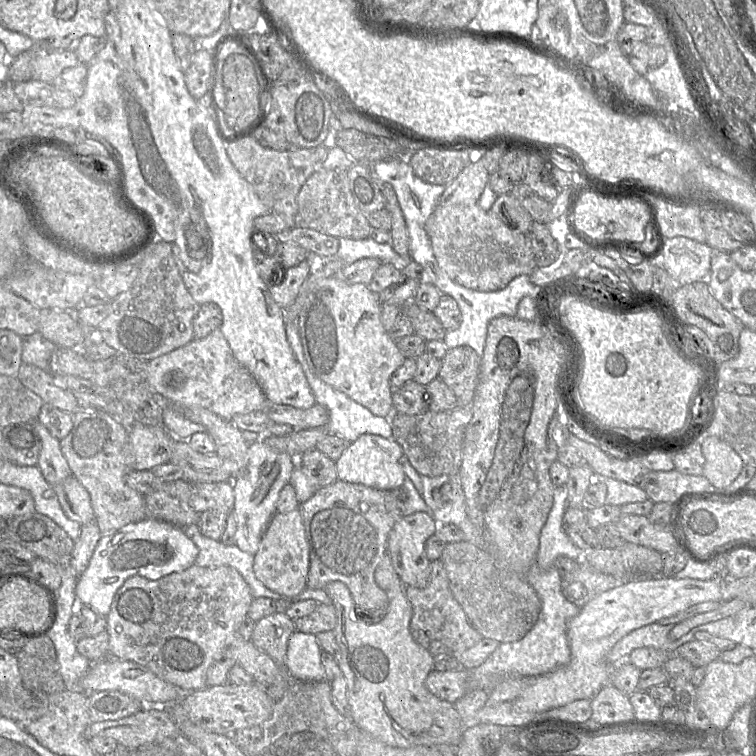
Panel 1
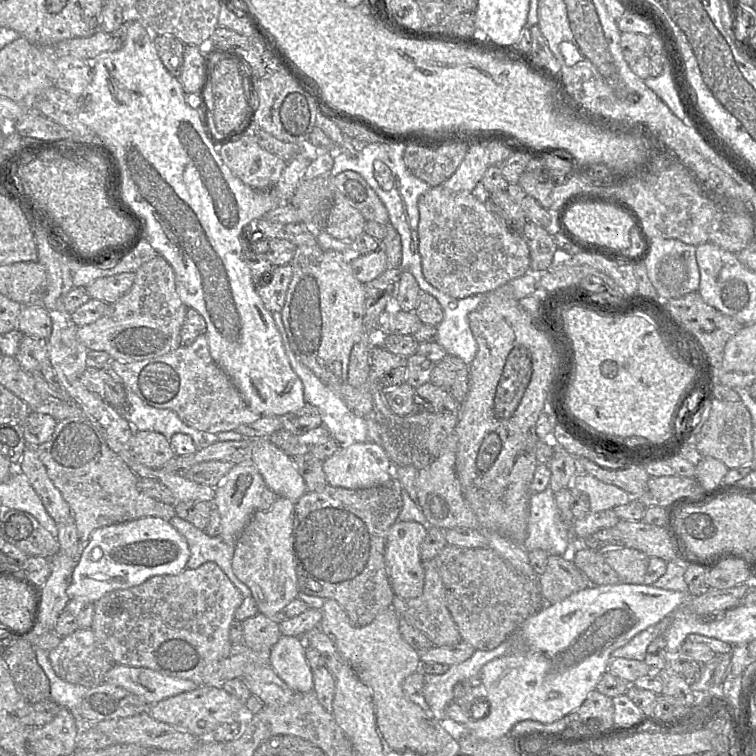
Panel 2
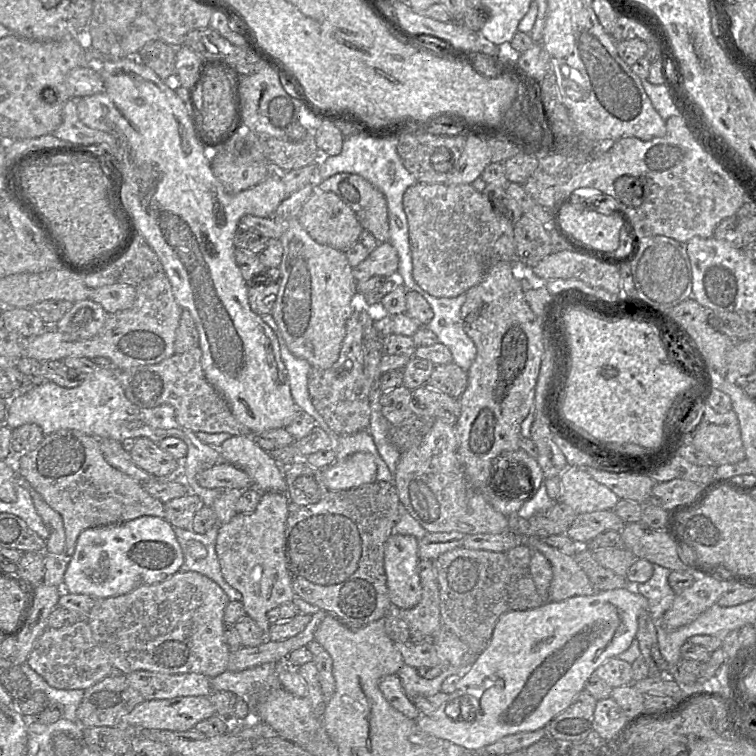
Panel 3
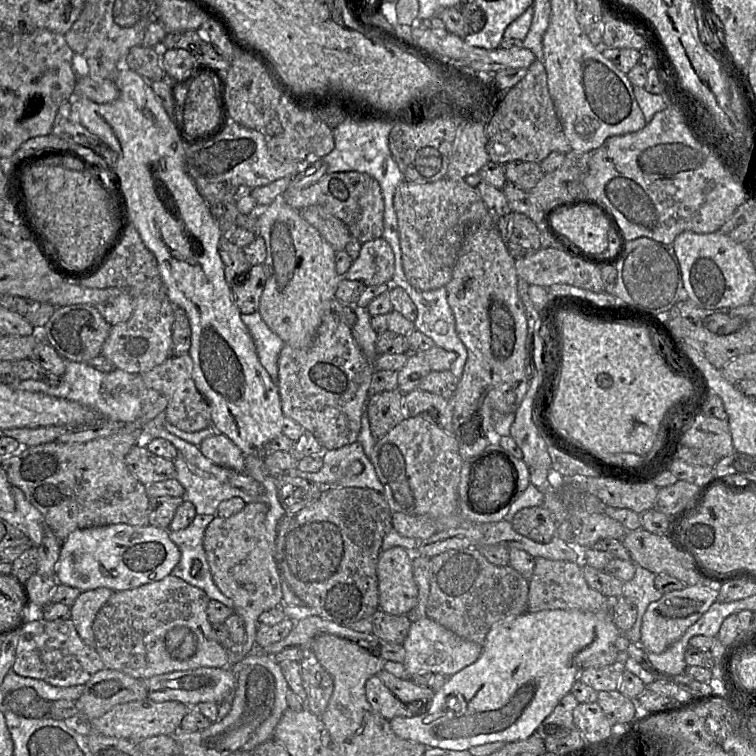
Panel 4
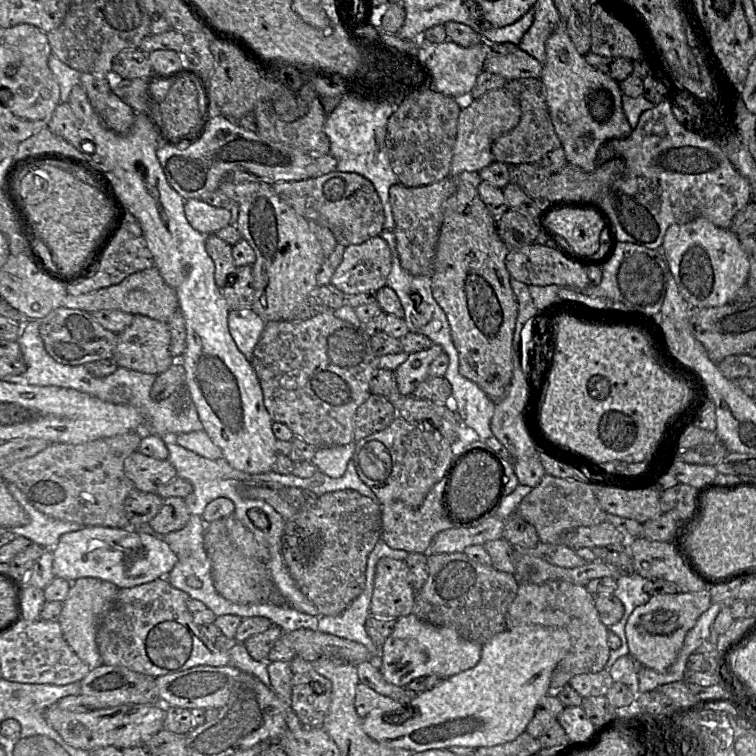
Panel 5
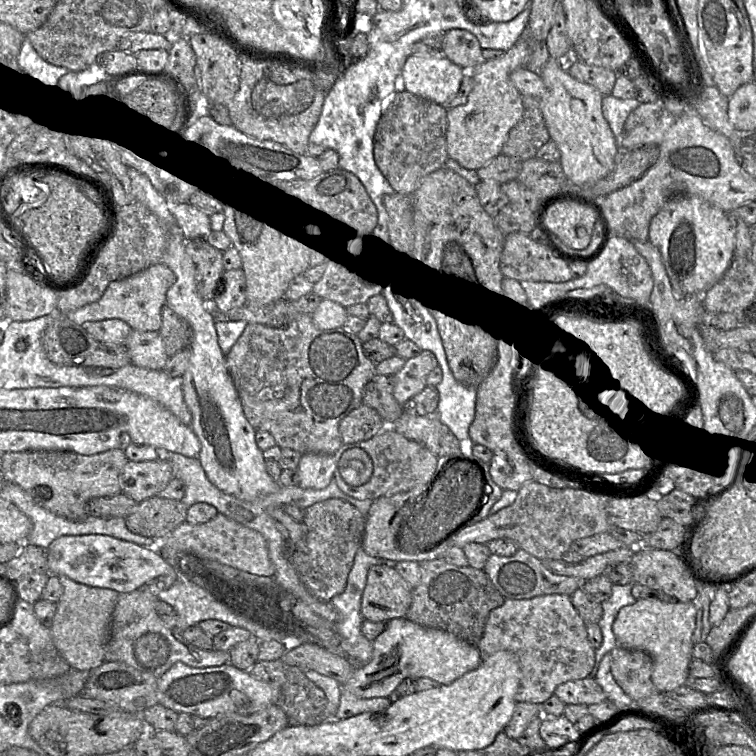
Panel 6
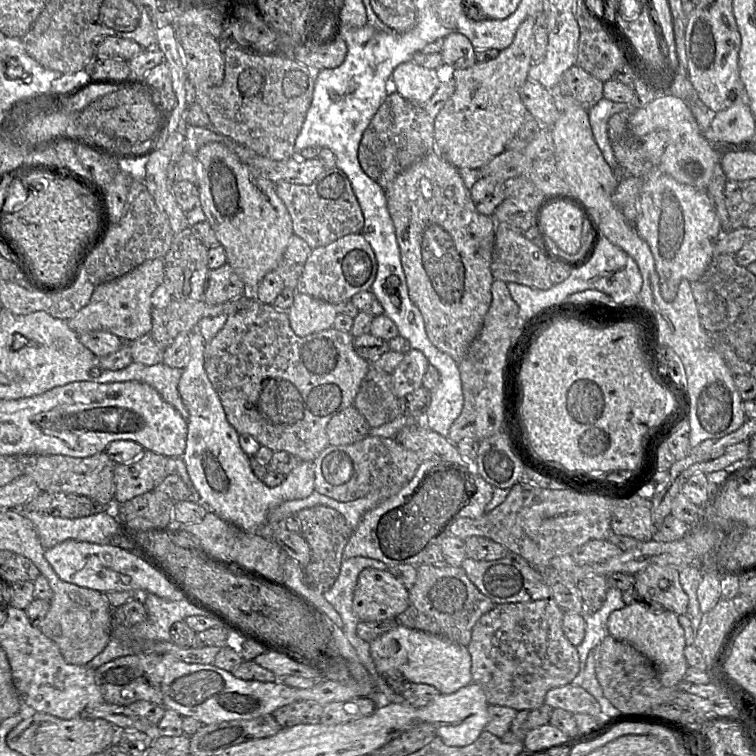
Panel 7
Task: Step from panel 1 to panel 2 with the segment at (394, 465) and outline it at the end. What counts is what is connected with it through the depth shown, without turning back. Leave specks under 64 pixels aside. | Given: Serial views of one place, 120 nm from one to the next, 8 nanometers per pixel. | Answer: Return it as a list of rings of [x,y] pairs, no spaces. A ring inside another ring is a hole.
[[[354,443],[340,446],[339,450],[323,461],[328,485],[347,489],[372,488],[392,480],[392,462],[383,446],[373,443]]]

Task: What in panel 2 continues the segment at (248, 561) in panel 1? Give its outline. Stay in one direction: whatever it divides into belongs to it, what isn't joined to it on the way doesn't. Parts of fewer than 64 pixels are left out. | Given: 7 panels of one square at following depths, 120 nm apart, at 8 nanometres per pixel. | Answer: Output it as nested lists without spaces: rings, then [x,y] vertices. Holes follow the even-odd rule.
[[[175,516],[169,522],[188,543],[190,557],[187,568],[195,569],[207,562],[214,562],[244,597],[251,597],[250,589],[235,576],[232,570],[234,545],[228,545],[220,536],[208,536],[204,531],[180,517]]]

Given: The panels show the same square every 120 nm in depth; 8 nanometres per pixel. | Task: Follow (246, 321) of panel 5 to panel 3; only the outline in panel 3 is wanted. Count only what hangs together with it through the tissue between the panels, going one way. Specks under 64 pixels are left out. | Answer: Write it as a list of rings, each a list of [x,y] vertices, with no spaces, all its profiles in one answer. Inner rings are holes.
[[[271,313],[260,316],[278,339],[281,358],[287,370],[291,395],[296,406],[310,414],[315,419],[317,426],[328,431],[322,417],[315,410],[308,391],[308,381],[313,367],[306,360],[300,359],[291,353]]]

